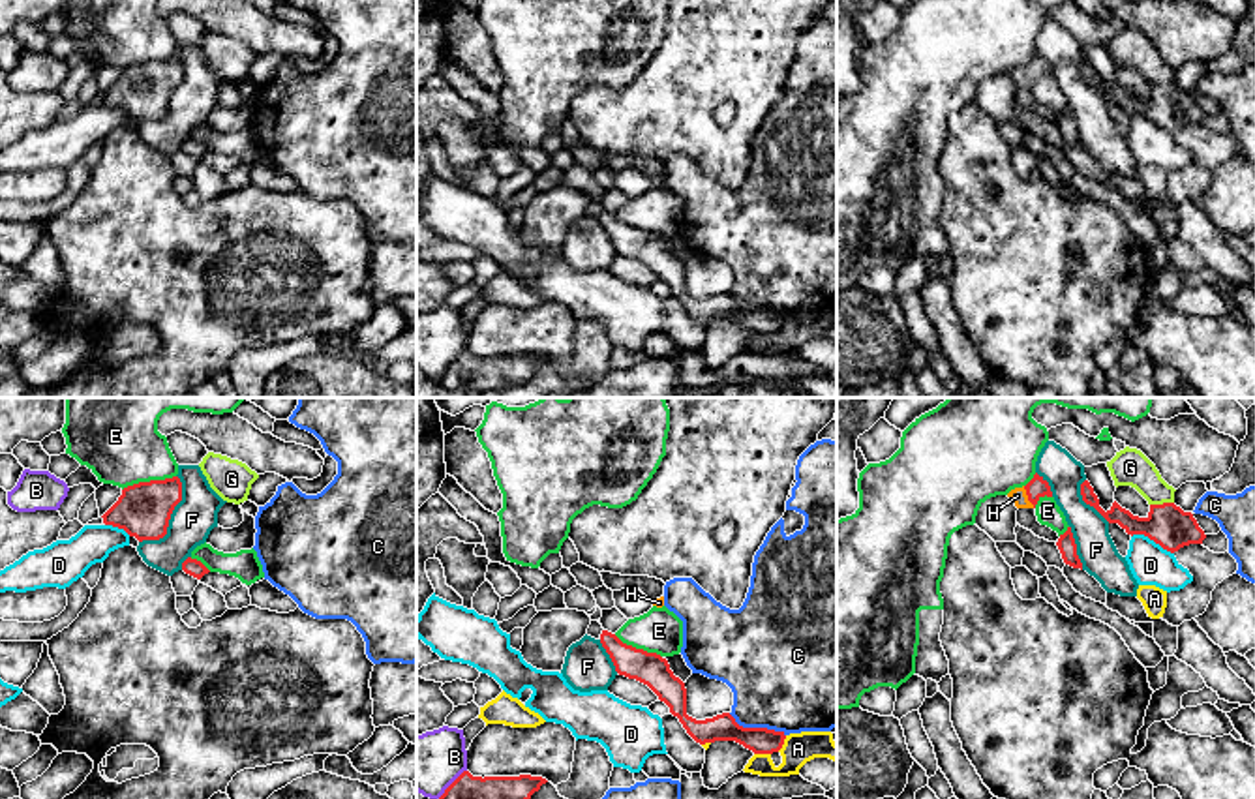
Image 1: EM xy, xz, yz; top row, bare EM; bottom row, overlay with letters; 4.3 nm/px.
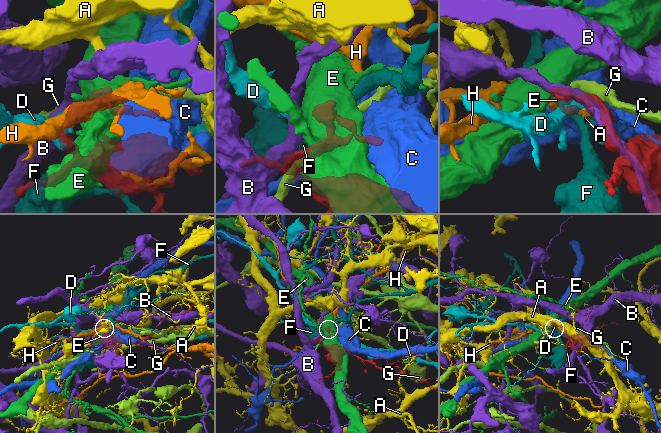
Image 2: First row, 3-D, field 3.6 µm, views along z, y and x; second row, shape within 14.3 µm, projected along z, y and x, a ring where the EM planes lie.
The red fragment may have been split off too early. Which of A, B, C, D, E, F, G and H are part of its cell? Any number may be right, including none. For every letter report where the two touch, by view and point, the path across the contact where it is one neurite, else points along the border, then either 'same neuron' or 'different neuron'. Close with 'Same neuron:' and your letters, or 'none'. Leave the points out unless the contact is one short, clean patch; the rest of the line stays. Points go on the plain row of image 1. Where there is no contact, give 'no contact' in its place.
A: xz (783, 323) | different neuron
B: xz (451, 364) | different neuron
C: xz (756, 308) | different neuron
D: yz (1152, 119) | different neuron
E: xy (151, 60) | different neuron
F: xy (169, 98) | different neuron
G: yz (1164, 83) | along yz (1173, 81), (1150, 85) | different neuron
H: yz (1028, 77) | across yz (1036, 68), (1028, 77), (1017, 75) | same neuron
Same neuron: H

